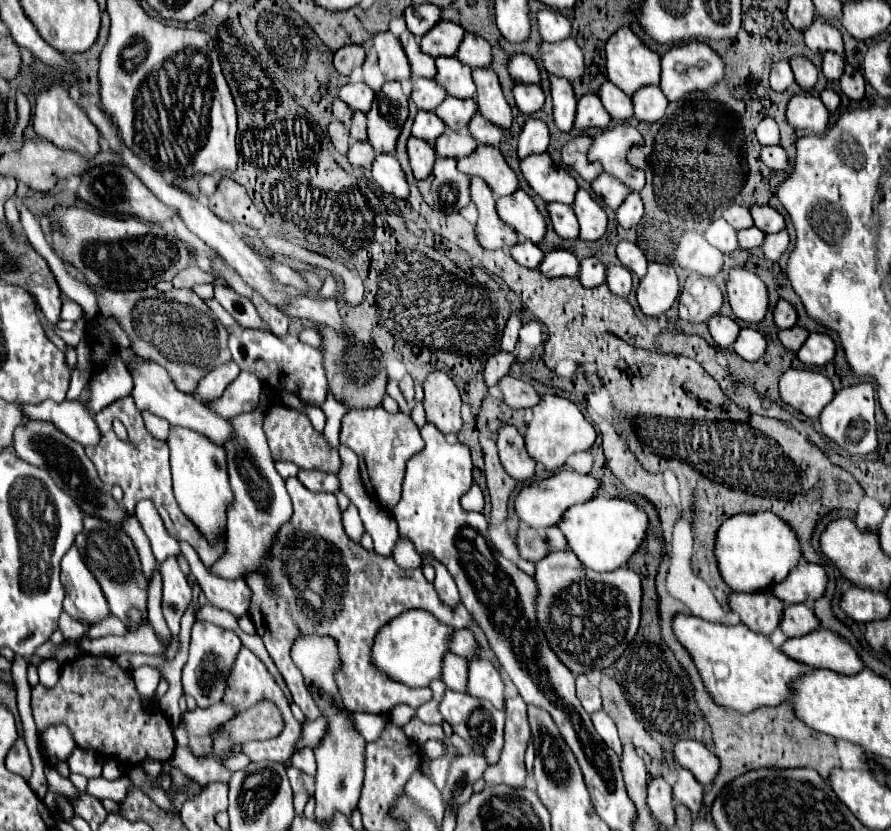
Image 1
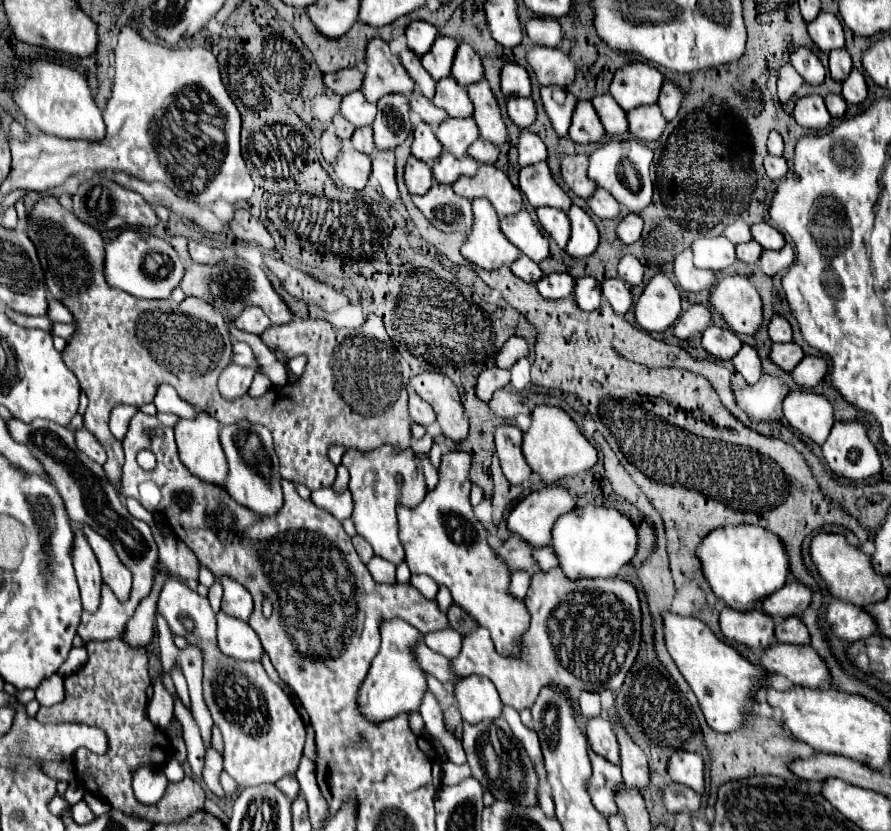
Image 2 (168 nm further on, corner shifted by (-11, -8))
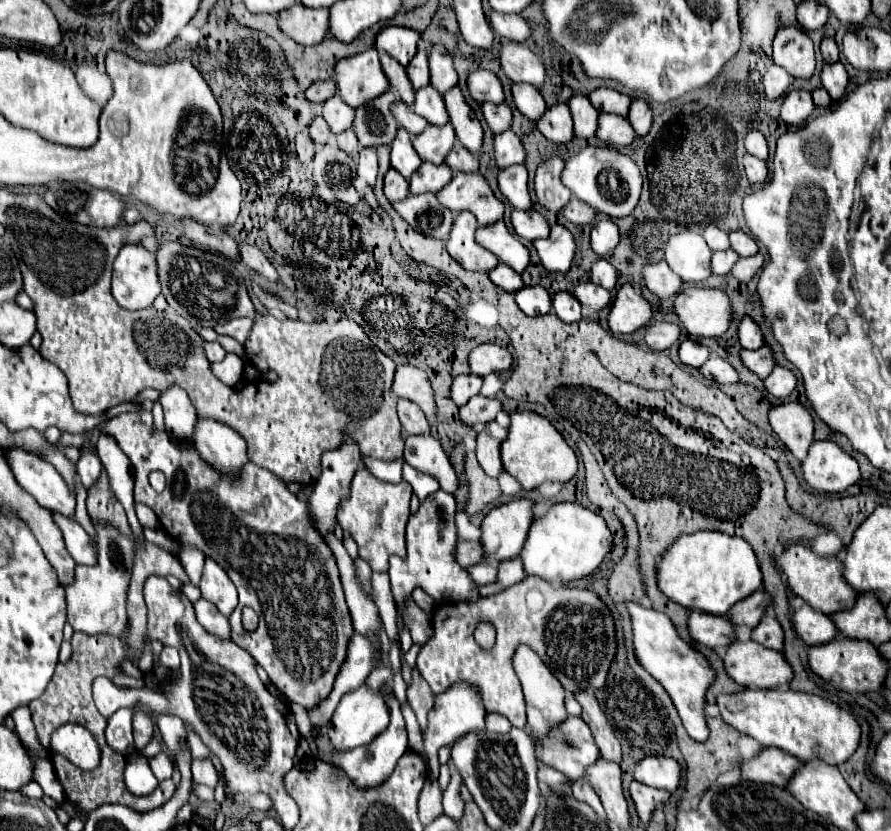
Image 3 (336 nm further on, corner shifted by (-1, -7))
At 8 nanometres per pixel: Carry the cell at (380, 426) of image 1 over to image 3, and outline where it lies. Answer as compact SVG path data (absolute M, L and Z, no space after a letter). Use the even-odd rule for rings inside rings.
M358 469L352 479L352 495L342 503L340 525L350 531L358 545L358 557L364 559L372 571L388 571L390 555L406 557L406 523L410 517L412 487L402 483L378 483L366 469Z

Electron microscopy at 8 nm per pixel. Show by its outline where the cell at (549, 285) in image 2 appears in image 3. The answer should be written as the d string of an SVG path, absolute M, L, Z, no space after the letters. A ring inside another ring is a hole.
M522 287L514 295L516 305L528 317L550 313L550 295L544 287Z

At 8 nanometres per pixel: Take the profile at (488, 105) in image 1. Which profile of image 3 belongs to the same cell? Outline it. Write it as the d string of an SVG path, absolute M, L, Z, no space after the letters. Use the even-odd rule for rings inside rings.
M452 87L444 93L446 111L450 115L450 123L456 131L456 139L470 151L478 153L482 147L482 127L480 121L472 115L468 103L464 101L464 95L460 87Z

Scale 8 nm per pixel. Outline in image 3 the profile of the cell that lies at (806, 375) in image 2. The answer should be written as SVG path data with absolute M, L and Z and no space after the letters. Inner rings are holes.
M774 367L772 373L764 381L764 387L766 387L766 391L770 395L784 399L784 397L788 397L794 391L796 383L798 381L796 381L796 377L794 377L792 371L788 371L784 367Z

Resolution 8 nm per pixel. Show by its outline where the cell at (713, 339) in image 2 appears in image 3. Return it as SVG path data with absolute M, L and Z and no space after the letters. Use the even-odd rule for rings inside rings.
M682 341L680 343L680 349L678 349L678 357L684 365L692 367L692 369L698 369L706 359L708 359L710 351L706 347L702 347L700 343L696 341Z

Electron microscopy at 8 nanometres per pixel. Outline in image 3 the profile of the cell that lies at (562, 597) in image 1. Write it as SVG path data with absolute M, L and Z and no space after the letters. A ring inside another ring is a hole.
M526 577L524 581L512 585L510 589L498 595L490 595L474 603L438 603L432 613L432 637L418 655L418 669L434 693L444 693L454 683L474 685L480 693L486 713L500 713L514 727L524 729L526 727L526 703L518 677L514 675L510 667L510 655L514 655L514 647L518 647L518 643L526 643L528 647L538 651L542 661L548 663L550 669L558 675L558 681L564 685L566 691L574 693L578 689L588 689L588 687L602 689L606 675L608 675L608 667L614 661L614 653L616 653L614 619L608 607L592 591L568 589L568 587L554 589L544 579ZM482 621L494 625L496 629L496 643L490 651L482 649L474 641L474 629Z

